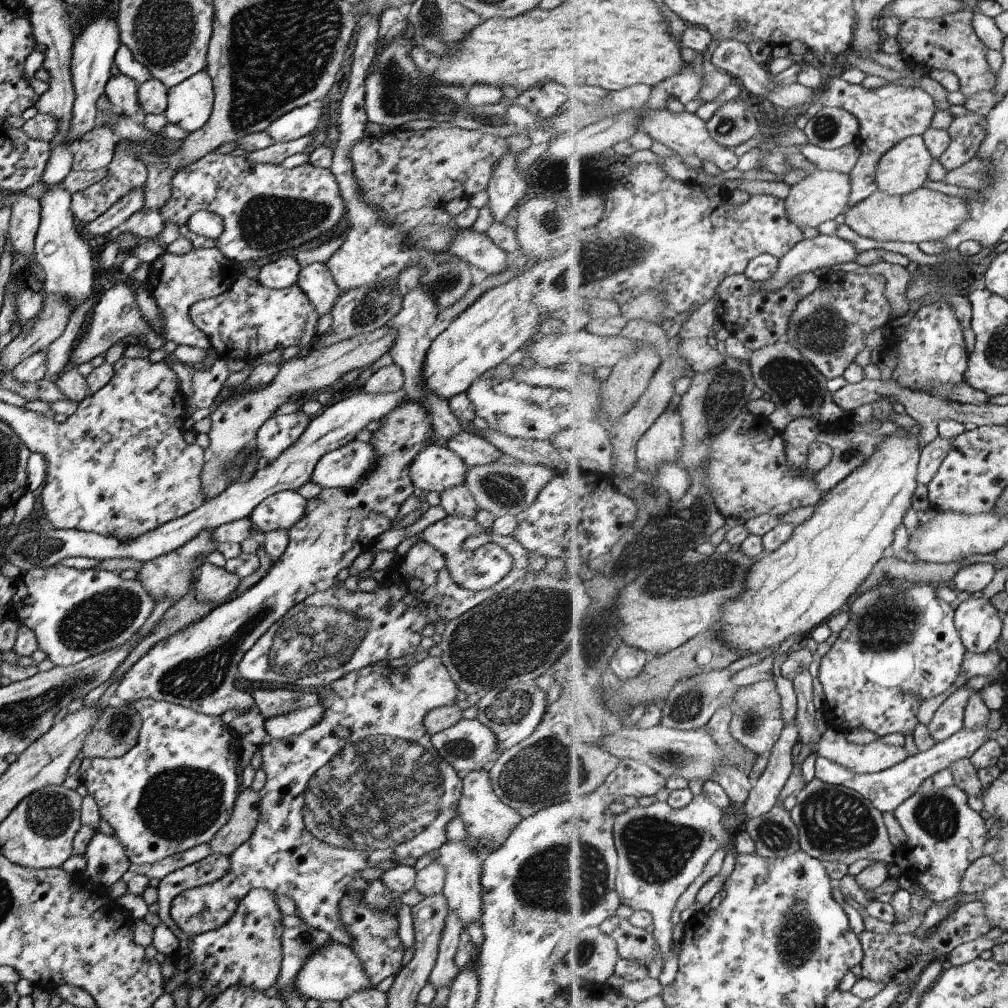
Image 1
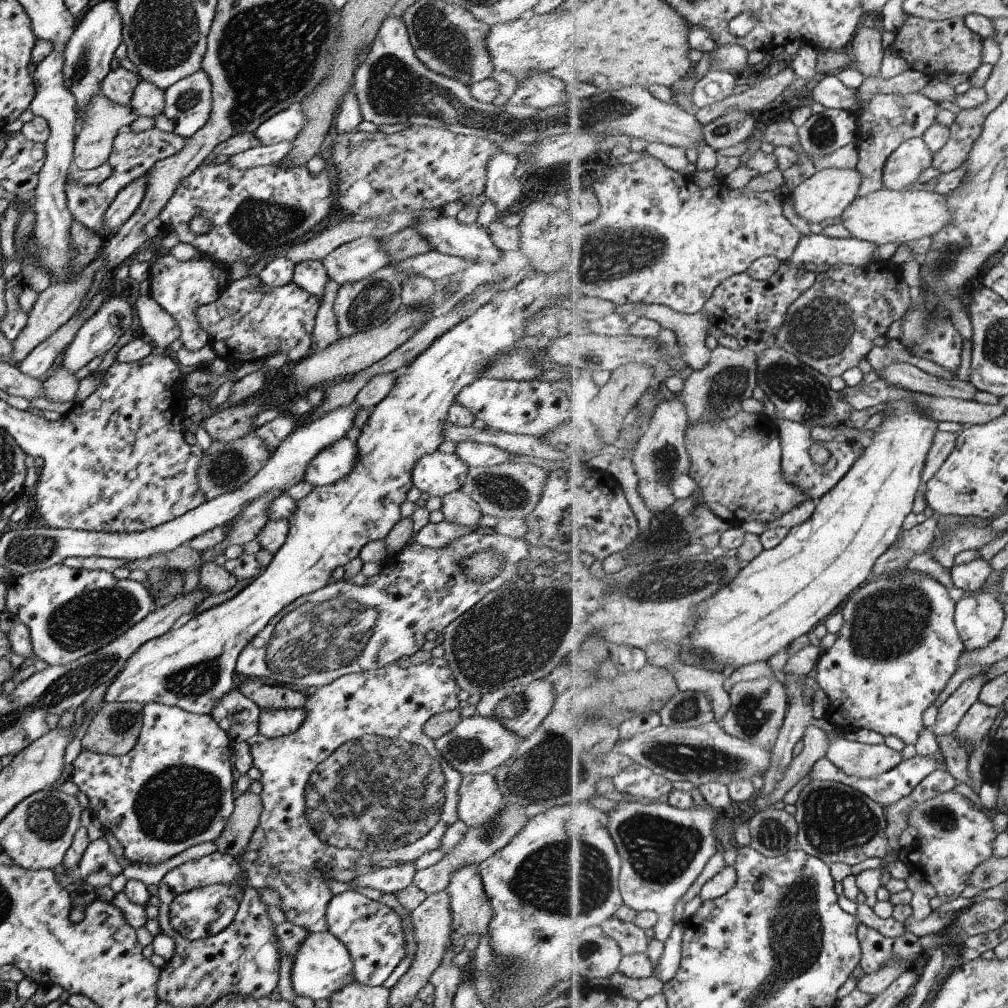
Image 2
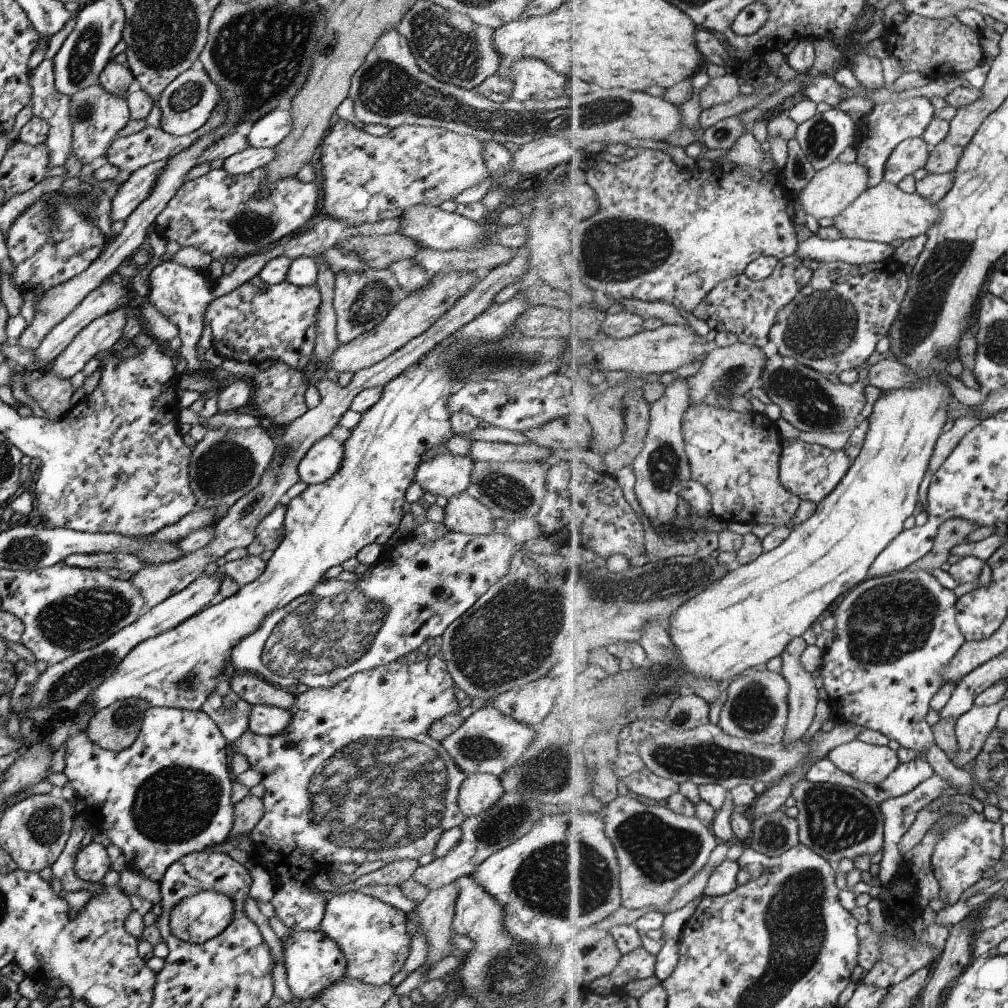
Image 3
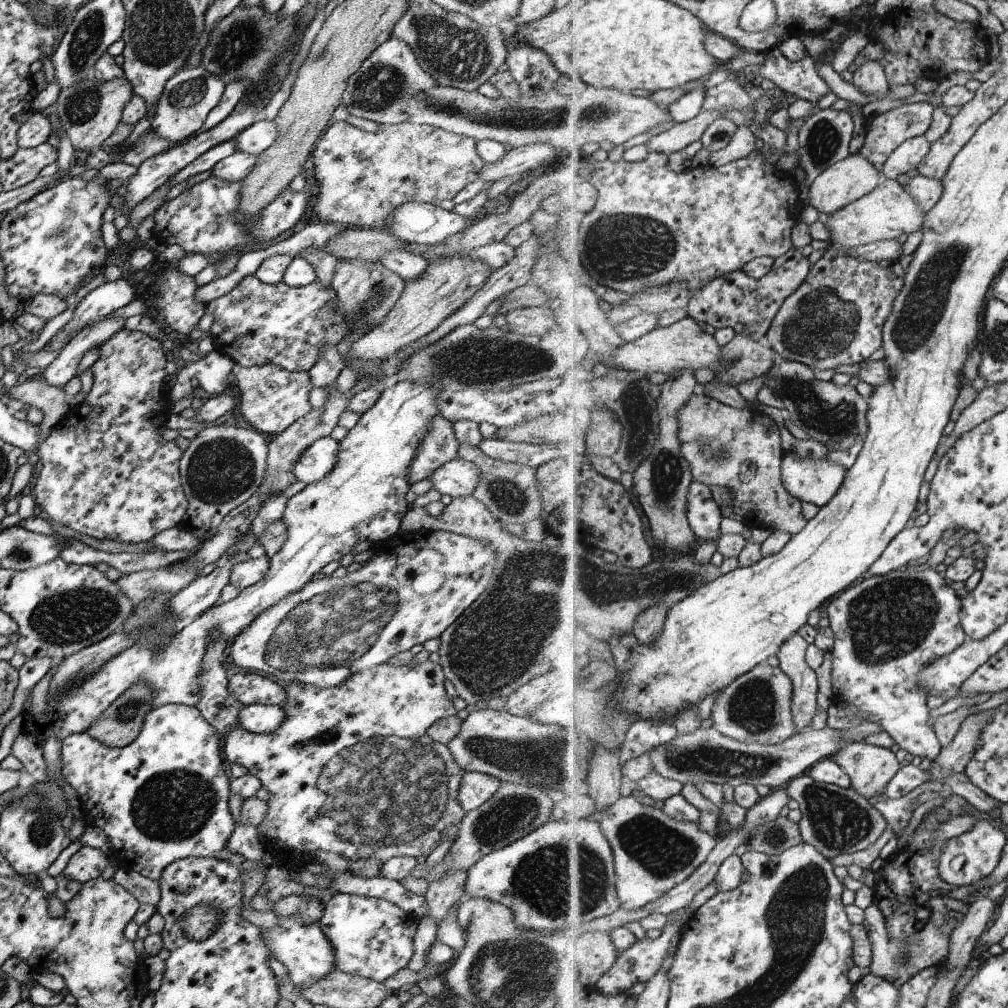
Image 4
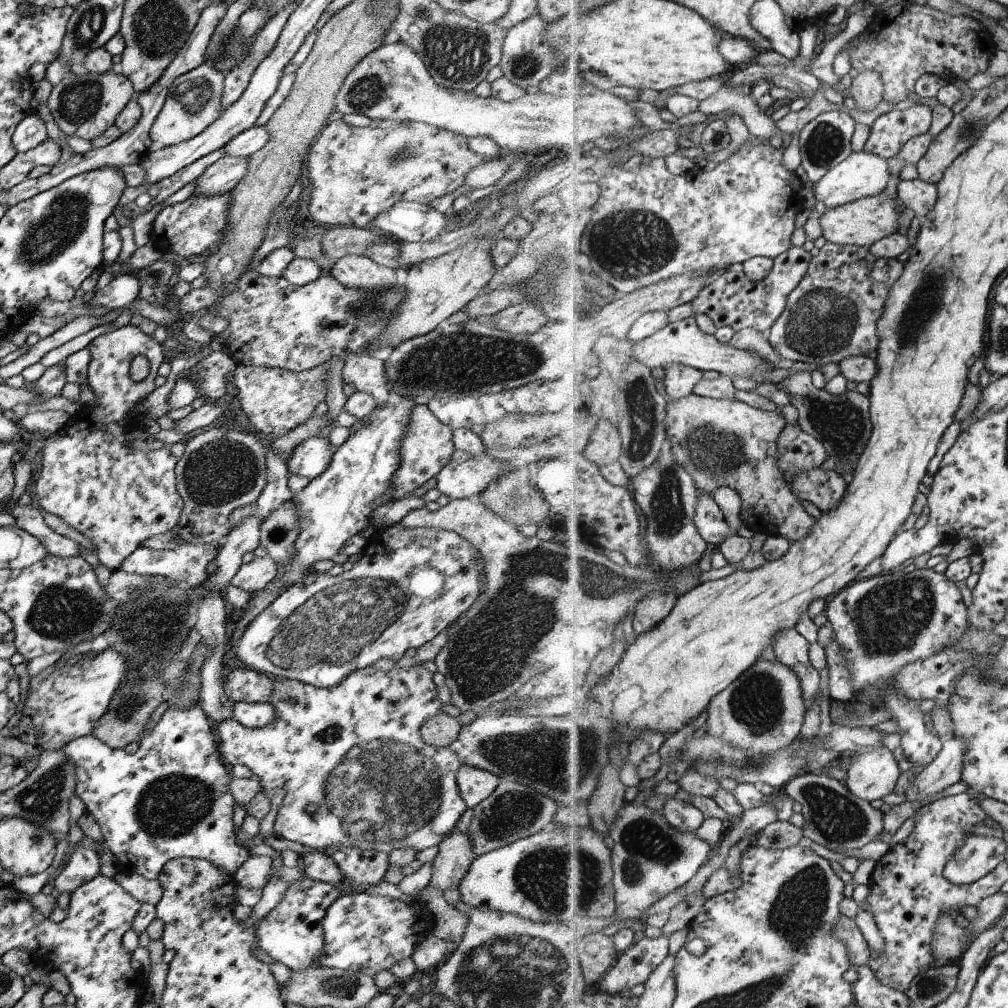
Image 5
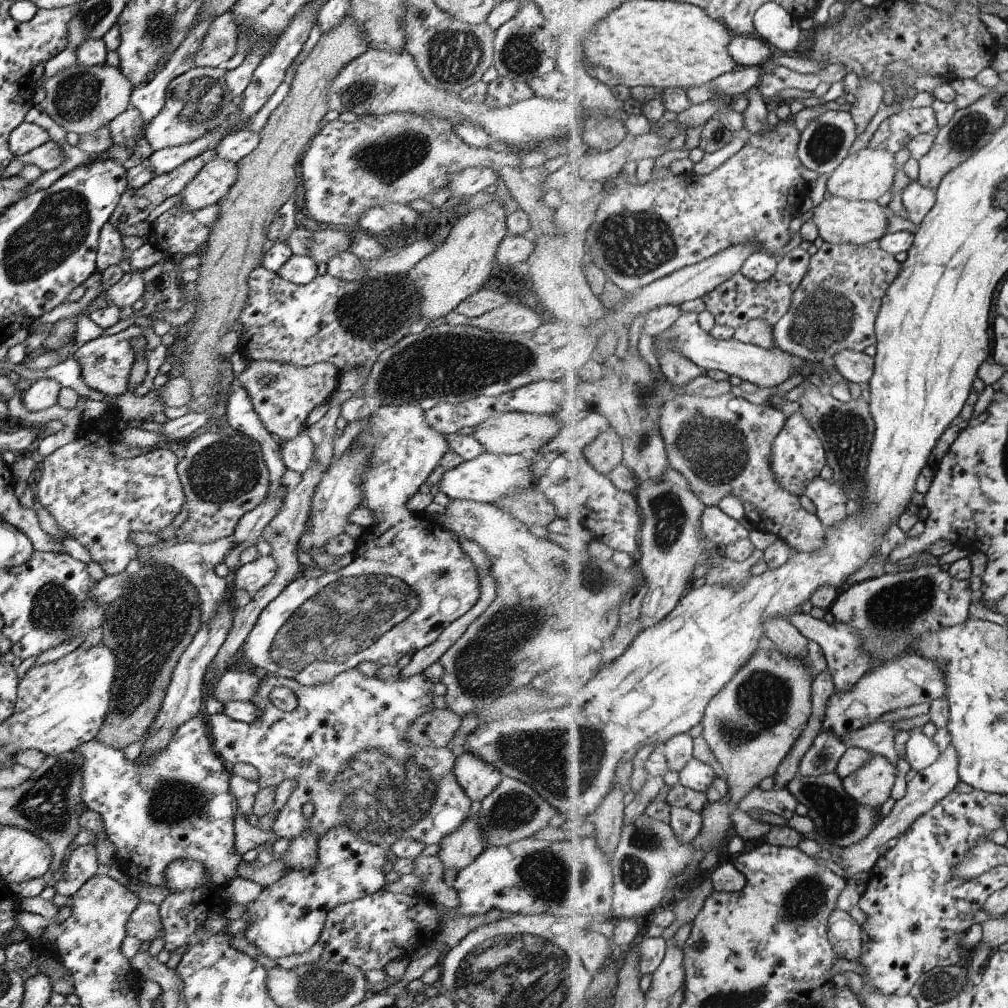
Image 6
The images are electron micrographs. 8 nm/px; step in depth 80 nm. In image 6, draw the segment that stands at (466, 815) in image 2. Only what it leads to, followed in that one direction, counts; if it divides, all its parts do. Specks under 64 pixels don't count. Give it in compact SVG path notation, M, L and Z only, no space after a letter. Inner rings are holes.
M462 749L455 752L452 768L457 784L471 801L480 801L499 784L500 772L482 758Z

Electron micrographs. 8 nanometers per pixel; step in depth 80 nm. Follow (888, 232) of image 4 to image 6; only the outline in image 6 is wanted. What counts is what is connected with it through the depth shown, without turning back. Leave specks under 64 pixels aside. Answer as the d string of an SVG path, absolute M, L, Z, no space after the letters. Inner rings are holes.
M836 197L823 200L814 209L812 222L819 230L819 235L827 243L834 245L866 245L881 240L887 232L887 206L879 206L876 201L860 201Z

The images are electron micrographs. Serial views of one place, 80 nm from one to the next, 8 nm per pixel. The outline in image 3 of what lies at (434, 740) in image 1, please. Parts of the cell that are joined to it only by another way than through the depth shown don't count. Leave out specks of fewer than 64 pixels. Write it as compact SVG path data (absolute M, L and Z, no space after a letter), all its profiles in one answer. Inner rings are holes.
M489 705L473 712L459 725L459 728L446 736L439 744L447 751L453 762L465 775L481 773L501 777L514 765L519 764L528 746L536 735L536 727L512 719Z

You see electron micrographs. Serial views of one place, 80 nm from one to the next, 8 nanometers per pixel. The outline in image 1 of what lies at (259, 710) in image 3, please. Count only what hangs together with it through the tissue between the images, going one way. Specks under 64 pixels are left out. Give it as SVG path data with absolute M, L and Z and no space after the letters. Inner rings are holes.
M319 704L304 709L289 711L285 714L273 715L263 720L262 725L266 738L281 740L289 735L296 735L314 725L322 715Z

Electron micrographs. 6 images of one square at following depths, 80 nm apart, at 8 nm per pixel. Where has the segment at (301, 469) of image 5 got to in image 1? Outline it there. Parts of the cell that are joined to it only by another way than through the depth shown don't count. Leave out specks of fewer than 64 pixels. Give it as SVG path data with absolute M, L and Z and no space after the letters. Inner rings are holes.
M351 439L317 461L310 481L320 487L348 487L374 465L376 455L369 443Z

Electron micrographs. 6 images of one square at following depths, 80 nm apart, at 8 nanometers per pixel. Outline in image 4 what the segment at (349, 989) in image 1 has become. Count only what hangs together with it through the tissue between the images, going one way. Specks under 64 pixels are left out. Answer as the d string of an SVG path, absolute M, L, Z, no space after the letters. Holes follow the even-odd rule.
M277 916L279 924L264 930L261 935L263 943L269 950L270 958L279 961L287 969L287 977L293 983L295 991L307 988L315 980L321 980L323 976L335 970L333 948L329 940L325 938L317 923L303 924L300 920L281 918Z

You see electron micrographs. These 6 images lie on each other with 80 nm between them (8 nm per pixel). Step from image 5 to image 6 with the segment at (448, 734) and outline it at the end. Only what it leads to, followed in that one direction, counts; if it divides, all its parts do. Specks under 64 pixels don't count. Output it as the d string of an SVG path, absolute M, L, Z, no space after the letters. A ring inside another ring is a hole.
M434 708L419 715L409 726L411 742L421 747L445 747L459 724L460 716L452 710Z

